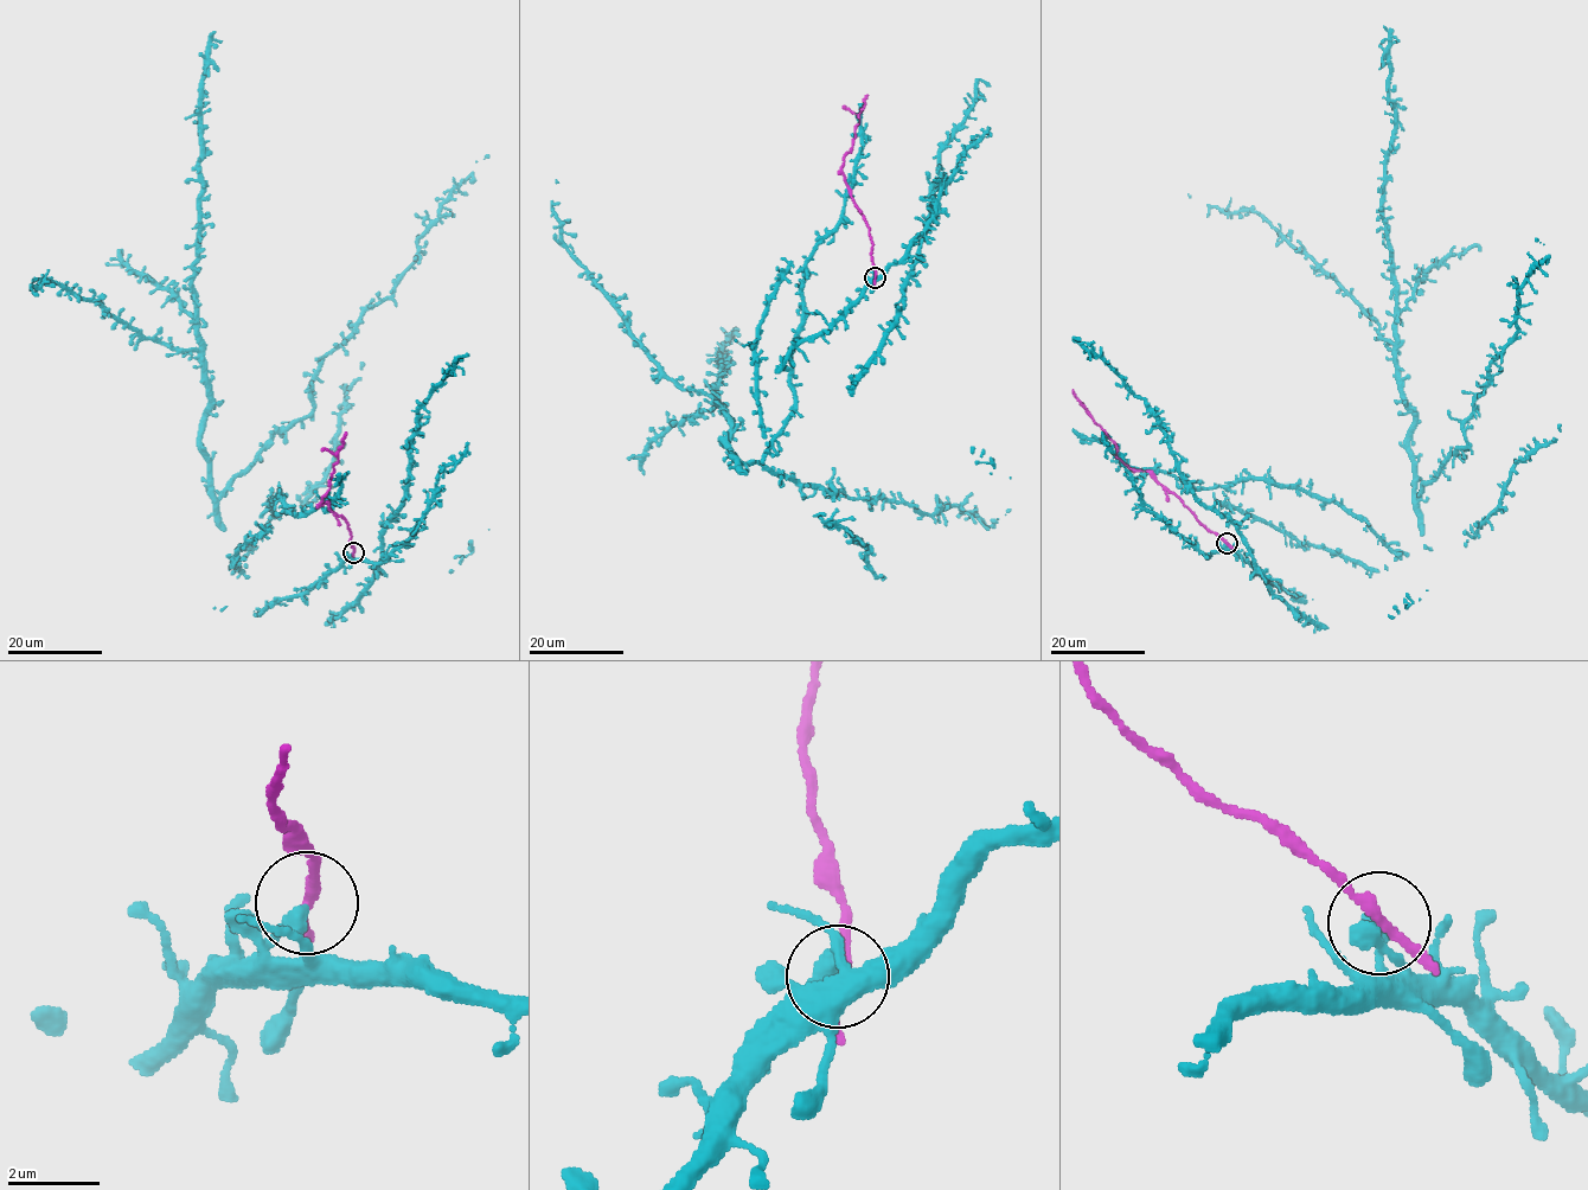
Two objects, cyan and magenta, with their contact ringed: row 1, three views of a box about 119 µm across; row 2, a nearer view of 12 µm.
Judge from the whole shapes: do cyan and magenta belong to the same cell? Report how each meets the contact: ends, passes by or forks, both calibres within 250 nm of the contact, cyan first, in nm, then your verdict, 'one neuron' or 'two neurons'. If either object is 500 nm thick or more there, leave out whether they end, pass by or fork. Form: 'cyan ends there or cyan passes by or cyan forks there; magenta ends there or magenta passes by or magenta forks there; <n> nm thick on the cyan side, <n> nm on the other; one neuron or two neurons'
cyan ends there; magenta passes by; 360 nm thick on the cyan side, 240 nm on the other; two neurons

